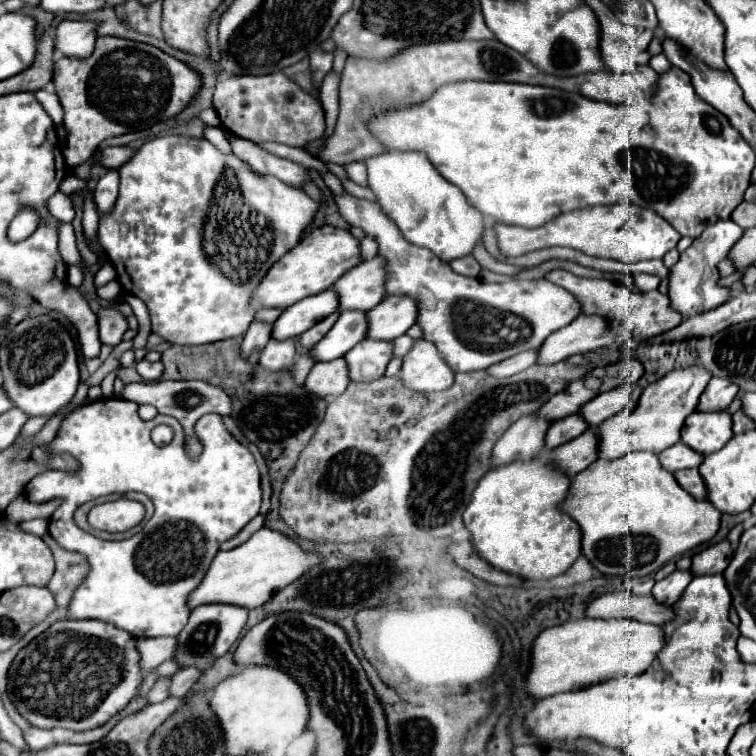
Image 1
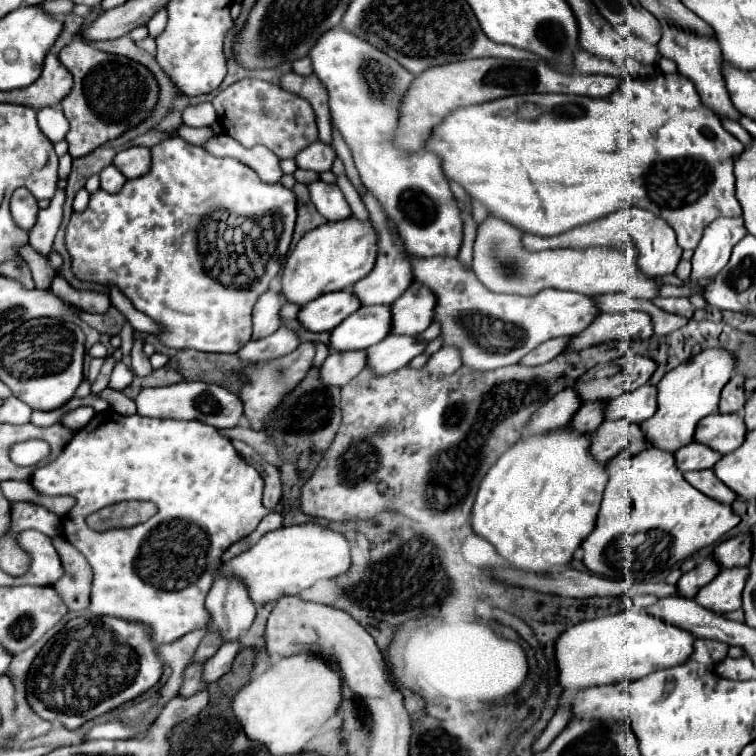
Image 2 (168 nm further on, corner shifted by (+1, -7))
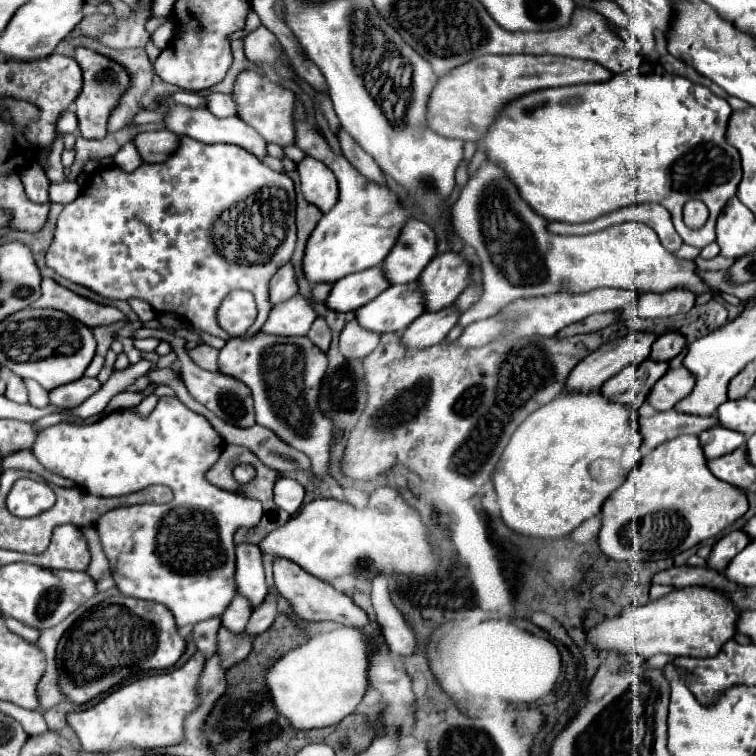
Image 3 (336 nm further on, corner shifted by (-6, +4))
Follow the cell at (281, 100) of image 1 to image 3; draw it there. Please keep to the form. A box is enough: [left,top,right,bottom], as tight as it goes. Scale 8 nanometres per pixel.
[232,70,296,146]

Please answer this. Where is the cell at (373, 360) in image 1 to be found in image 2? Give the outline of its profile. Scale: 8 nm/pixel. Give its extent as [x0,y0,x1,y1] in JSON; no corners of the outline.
[367,335,429,375]

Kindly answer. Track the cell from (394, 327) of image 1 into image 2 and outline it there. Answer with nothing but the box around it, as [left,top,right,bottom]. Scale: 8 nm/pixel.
[391,283,437,335]

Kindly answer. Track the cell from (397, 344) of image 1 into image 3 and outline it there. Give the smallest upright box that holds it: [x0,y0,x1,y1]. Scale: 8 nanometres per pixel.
[452,162,716,326]

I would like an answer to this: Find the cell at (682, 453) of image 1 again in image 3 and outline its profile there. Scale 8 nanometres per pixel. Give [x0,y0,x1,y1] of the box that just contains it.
[698,426,746,460]

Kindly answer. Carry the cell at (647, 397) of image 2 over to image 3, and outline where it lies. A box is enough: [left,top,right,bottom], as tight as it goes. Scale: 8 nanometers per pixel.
[648,368,694,410]

